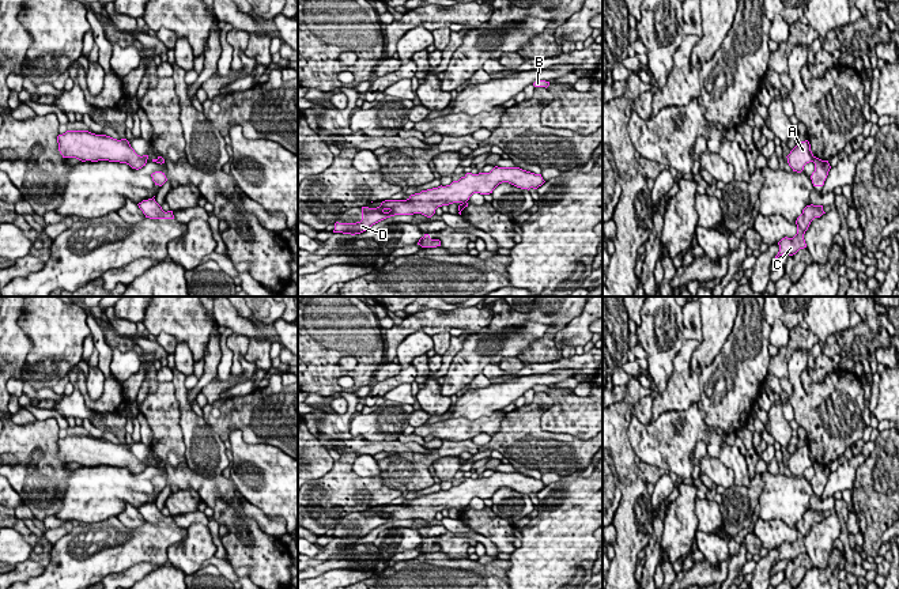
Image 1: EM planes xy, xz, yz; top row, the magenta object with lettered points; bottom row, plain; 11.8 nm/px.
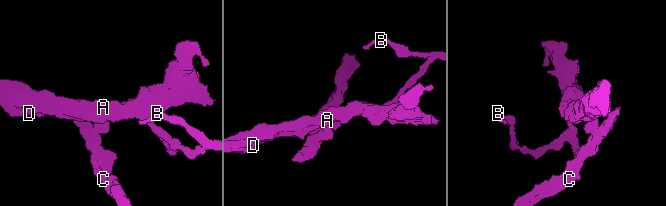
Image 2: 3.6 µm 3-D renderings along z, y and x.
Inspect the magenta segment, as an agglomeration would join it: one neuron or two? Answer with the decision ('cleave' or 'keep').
cleave

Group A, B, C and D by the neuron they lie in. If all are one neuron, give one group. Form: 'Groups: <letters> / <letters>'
Groups: A B D / C

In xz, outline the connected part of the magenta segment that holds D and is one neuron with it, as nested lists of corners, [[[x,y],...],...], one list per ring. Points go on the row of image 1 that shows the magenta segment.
[[[498,167],[490,173],[467,173],[450,185],[438,186],[411,195],[407,200],[385,200],[377,208],[362,207],[362,220],[356,223],[335,223],[333,233],[360,234],[373,224],[394,216],[422,214],[431,218],[435,209],[453,203],[467,203],[473,193],[490,195],[502,182],[509,182],[521,189],[537,189],[545,181],[541,174],[535,174],[520,167]]]

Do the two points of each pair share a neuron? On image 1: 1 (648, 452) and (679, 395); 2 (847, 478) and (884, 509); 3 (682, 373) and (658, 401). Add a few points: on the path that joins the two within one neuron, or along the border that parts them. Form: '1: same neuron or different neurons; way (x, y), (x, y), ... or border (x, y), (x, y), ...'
1: different neurons; border (695, 403), (683, 410)
2: different neurons; border (868, 456), (857, 468), (850, 489)
3: same neuron; way (682, 381), (667, 396)

